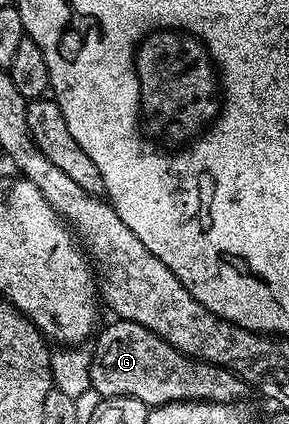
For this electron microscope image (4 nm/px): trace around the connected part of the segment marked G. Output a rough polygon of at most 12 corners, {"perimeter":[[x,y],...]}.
{"perimeter":[[134,321],[95,336],[97,396],[239,403],[246,380]]}

